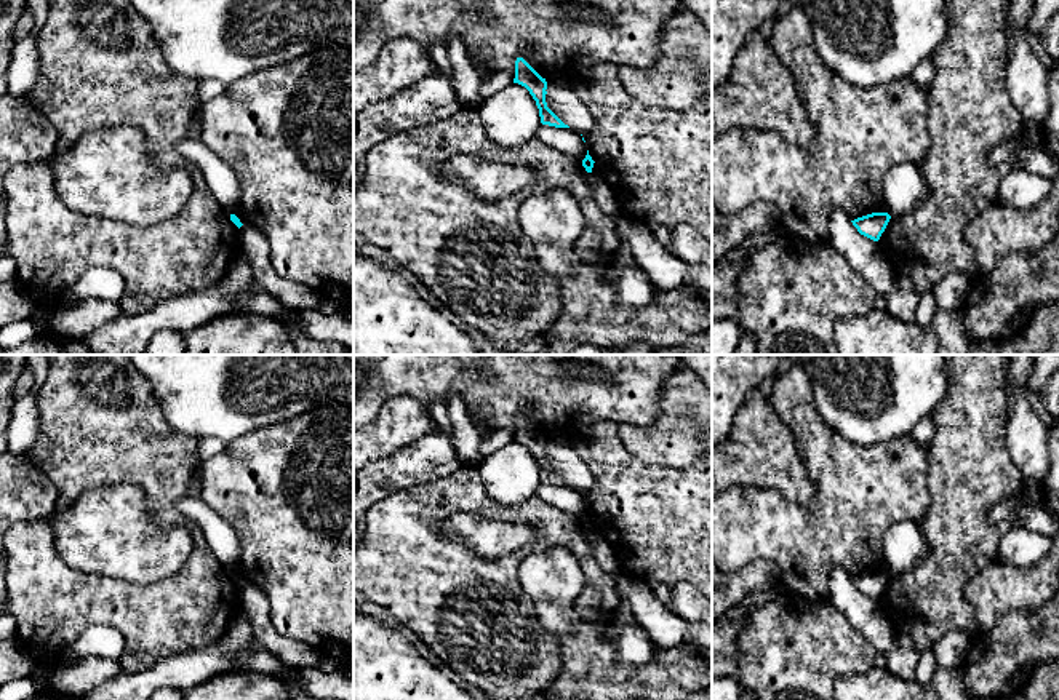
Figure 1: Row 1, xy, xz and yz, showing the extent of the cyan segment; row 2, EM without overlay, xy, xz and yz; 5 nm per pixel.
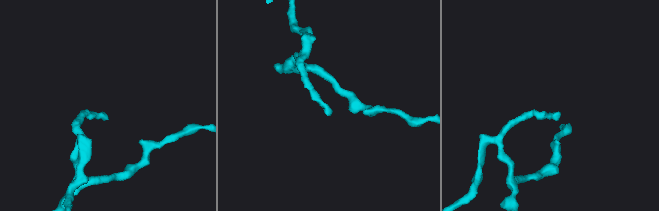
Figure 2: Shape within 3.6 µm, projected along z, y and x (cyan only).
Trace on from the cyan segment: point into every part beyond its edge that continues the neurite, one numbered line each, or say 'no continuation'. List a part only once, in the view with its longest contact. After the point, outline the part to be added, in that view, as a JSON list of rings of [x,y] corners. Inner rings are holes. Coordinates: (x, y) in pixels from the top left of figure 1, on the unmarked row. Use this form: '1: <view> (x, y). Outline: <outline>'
no continuation

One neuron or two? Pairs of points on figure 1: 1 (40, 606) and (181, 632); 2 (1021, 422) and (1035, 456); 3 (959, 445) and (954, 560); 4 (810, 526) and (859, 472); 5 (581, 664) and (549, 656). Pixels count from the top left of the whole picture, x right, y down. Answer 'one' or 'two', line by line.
1: one
2: one
3: one
4: one
5: two

